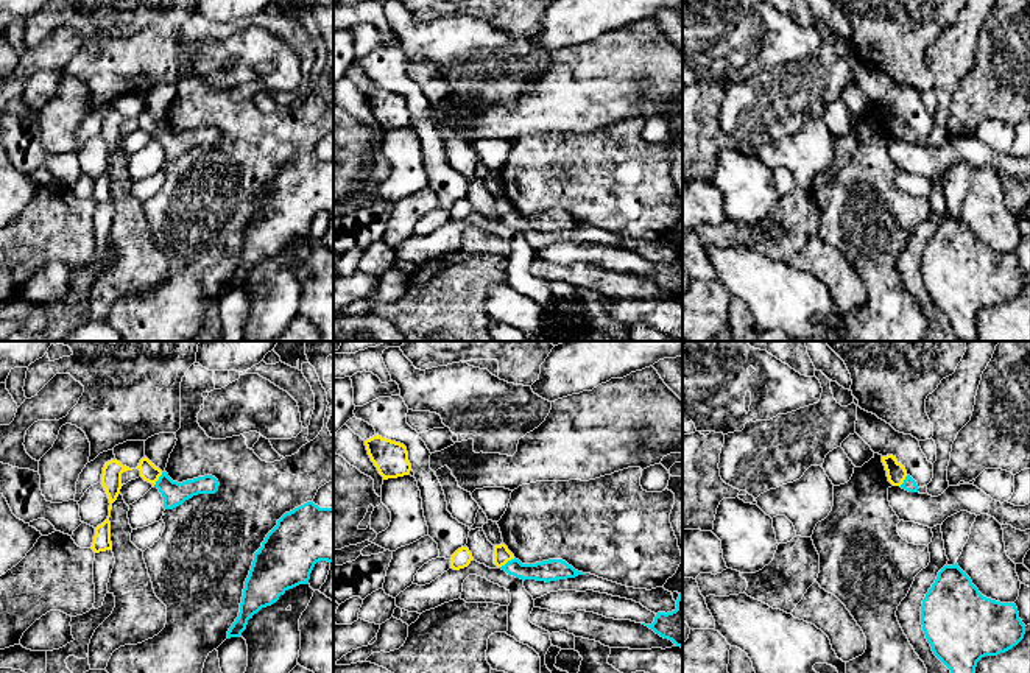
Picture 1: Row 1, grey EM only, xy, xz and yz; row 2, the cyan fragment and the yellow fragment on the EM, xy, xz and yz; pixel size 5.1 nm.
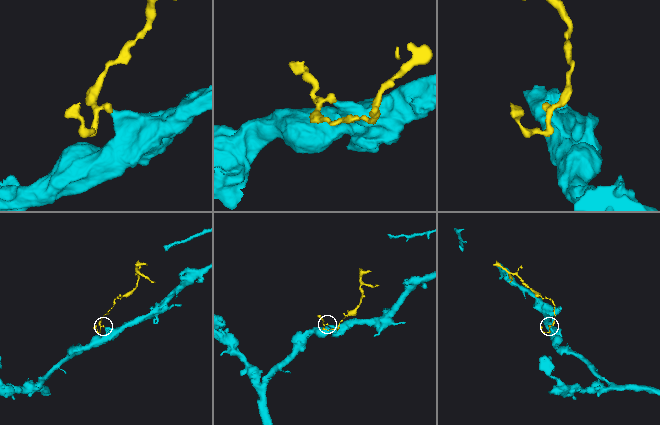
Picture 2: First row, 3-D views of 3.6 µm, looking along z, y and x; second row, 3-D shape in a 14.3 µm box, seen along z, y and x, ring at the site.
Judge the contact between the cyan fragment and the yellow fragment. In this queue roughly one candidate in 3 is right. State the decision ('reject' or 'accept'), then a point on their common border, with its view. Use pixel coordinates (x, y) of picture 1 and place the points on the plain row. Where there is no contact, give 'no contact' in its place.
reject; meets cyan in xz at (508, 212)

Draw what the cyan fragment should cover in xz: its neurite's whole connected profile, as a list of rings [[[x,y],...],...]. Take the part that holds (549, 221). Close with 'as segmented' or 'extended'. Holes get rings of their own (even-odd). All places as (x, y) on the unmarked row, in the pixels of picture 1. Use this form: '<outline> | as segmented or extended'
[[[511,210],[505,217],[500,218],[508,226],[513,226],[520,231],[536,231],[536,232],[556,232],[575,229],[578,226],[586,226],[583,223],[575,221],[563,210],[549,210],[536,215],[522,215],[519,210]]] | as segmented

